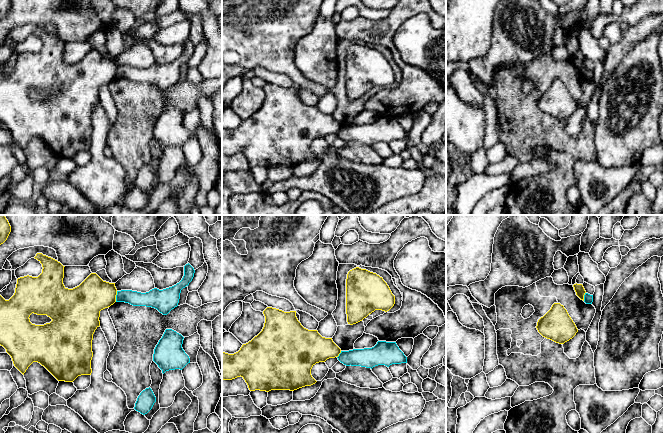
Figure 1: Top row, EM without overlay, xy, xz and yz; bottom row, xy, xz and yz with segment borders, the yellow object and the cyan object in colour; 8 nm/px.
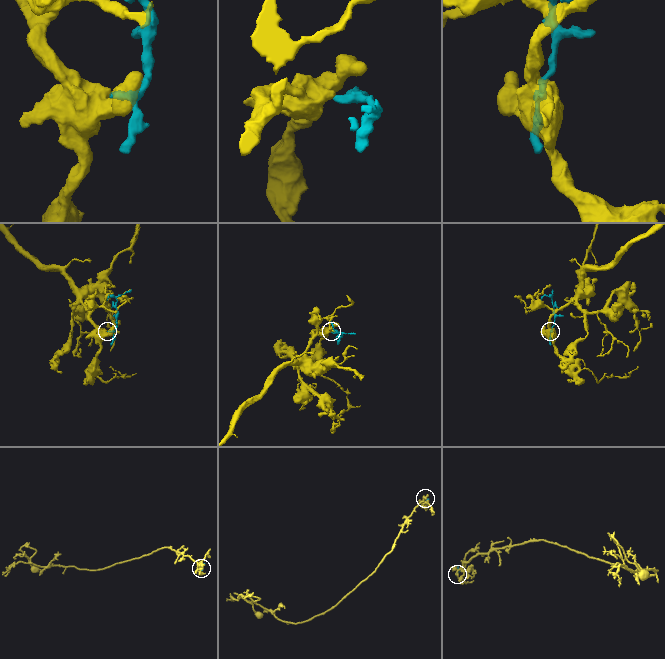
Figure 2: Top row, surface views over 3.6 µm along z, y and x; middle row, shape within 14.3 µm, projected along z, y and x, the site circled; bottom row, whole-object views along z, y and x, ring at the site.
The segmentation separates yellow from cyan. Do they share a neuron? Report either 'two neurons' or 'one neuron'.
two neurons

